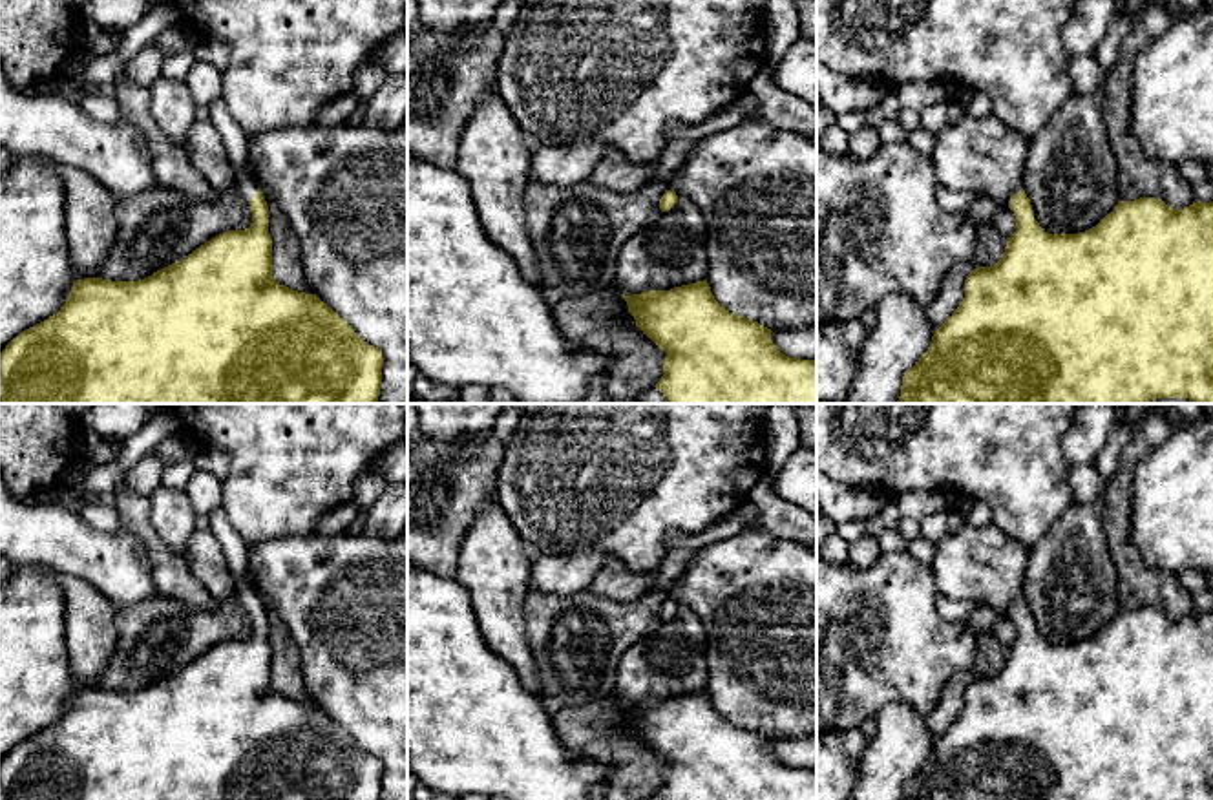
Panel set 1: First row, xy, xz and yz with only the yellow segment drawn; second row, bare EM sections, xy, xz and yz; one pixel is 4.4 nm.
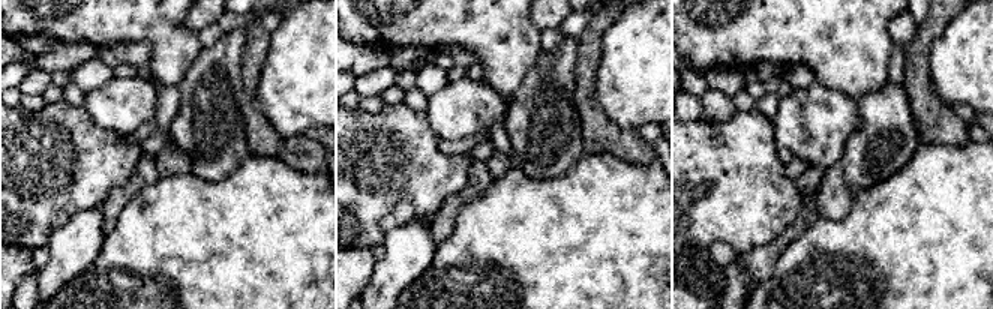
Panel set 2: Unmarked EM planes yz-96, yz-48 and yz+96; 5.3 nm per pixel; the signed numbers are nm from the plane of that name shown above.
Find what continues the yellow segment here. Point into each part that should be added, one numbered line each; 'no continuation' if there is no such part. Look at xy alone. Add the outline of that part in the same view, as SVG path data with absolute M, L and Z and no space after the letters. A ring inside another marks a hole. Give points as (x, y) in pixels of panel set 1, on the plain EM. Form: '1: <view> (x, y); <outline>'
1: xy (234, 547); M223 508L214 510L210 513L210 532L217 539L227 557L228 570L236 583L239 605L245 610L250 610L258 601L258 594L248 581L248 564L247 564L248 542L239 535L239 532L228 521Z

